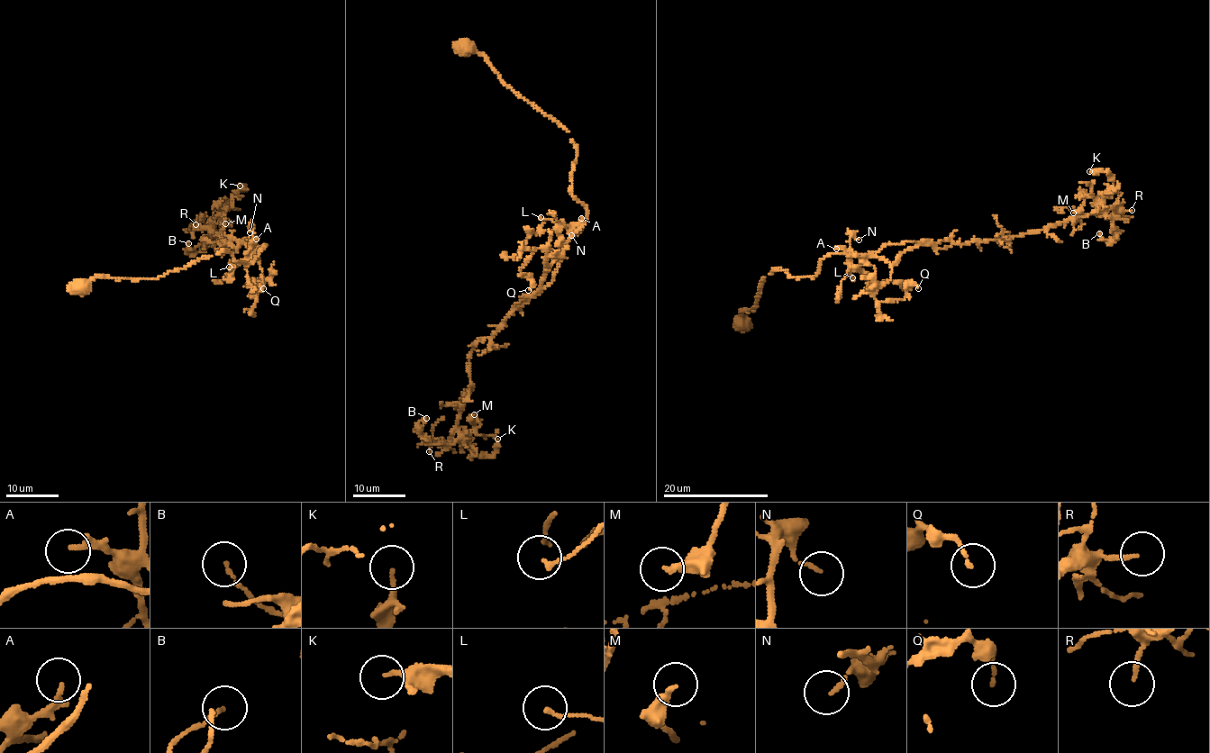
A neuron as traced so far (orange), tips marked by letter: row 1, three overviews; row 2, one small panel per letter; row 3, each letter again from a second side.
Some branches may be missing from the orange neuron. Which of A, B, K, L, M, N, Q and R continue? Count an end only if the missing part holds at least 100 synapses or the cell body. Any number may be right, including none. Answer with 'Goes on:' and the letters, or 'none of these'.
Goes on: none of these

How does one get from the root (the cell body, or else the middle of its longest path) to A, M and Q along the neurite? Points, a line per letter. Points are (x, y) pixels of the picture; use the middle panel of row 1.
A: (465, 49), (568, 132), (577, 154), (569, 193), (587, 213), (564, 244), (558, 227), (581, 218)
M: (465, 49), (568, 132), (569, 193), (587, 212), (549, 284), (472, 349), (458, 430), (471, 431), (474, 414)
Q: (465, 49), (576, 148), (569, 193), (586, 220), (550, 266), (544, 250), (532, 253), (520, 269), (528, 290)

